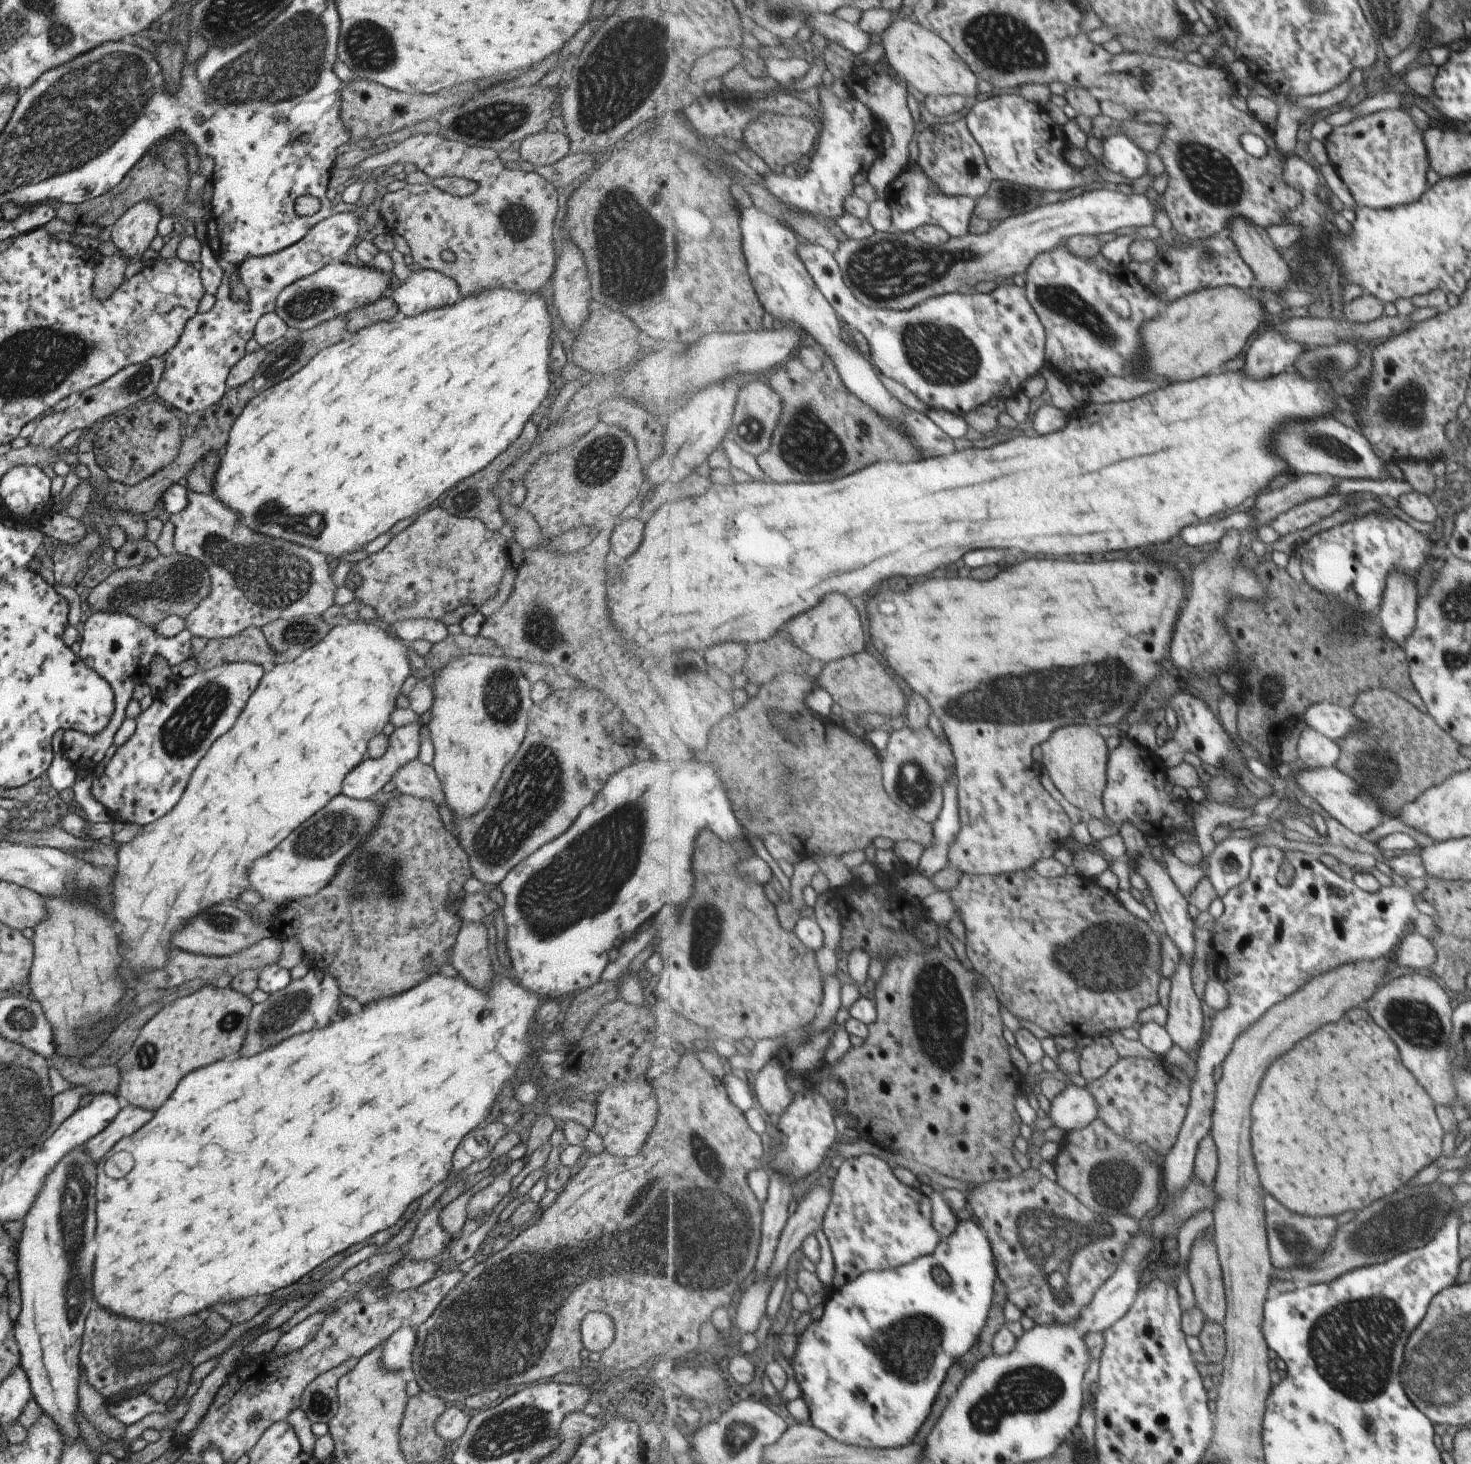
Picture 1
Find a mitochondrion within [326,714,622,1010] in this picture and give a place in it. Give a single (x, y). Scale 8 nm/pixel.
(534, 792)

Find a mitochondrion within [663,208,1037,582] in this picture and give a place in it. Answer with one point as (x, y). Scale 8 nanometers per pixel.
(885, 270)

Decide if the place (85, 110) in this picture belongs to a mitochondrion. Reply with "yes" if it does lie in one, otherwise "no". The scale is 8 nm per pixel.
yes

